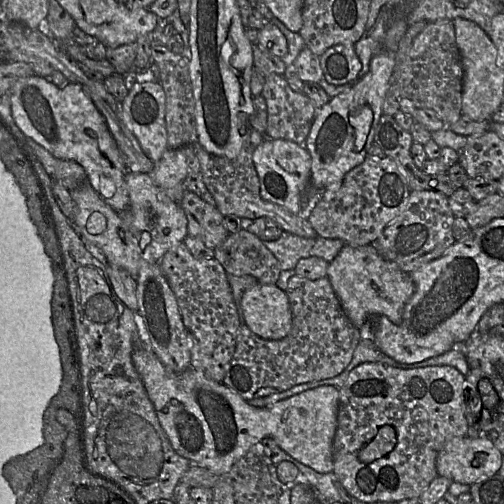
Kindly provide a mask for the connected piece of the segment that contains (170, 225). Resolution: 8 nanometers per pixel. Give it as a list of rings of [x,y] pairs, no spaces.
[[[198,144],[168,149],[151,172],[127,172],[125,183],[129,206],[124,211],[116,211],[106,204],[87,182],[73,190],[73,224],[85,243],[99,249],[107,263],[126,270],[135,278],[143,265],[158,264],[169,250],[184,243],[189,237],[188,221],[180,202],[186,191],[189,165],[197,149]]]

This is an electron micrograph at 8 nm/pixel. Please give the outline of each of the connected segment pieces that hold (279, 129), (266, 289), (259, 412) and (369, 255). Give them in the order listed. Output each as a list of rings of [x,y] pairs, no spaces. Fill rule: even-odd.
[[[278,74],[266,78],[262,96],[267,104],[266,137],[292,141],[304,146],[318,111],[313,102],[303,93],[293,91],[285,78]]]
[[[260,284],[248,289],[241,300],[245,323],[260,338],[280,340],[292,329],[292,312],[285,291]]]
[[[137,347],[132,354],[132,360],[173,449],[178,455],[188,459],[192,466],[223,475],[245,455],[255,451],[263,439],[272,438],[286,453],[314,471],[333,471],[333,441],[337,430],[340,399],[338,388],[332,385],[319,386],[271,406],[257,408],[223,383],[210,380],[195,369],[190,368],[180,374],[170,372],[150,349]]]
[[[344,245],[329,263],[326,276],[351,323],[361,329],[370,319],[384,315],[391,322],[402,322],[404,308],[414,292],[409,273],[383,258],[373,245],[354,247]]]

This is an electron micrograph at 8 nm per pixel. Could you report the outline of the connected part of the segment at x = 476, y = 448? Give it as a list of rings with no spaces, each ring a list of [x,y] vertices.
[[[464,436],[449,442],[438,454],[438,476],[456,483],[472,485],[499,472],[503,455],[485,436]]]

